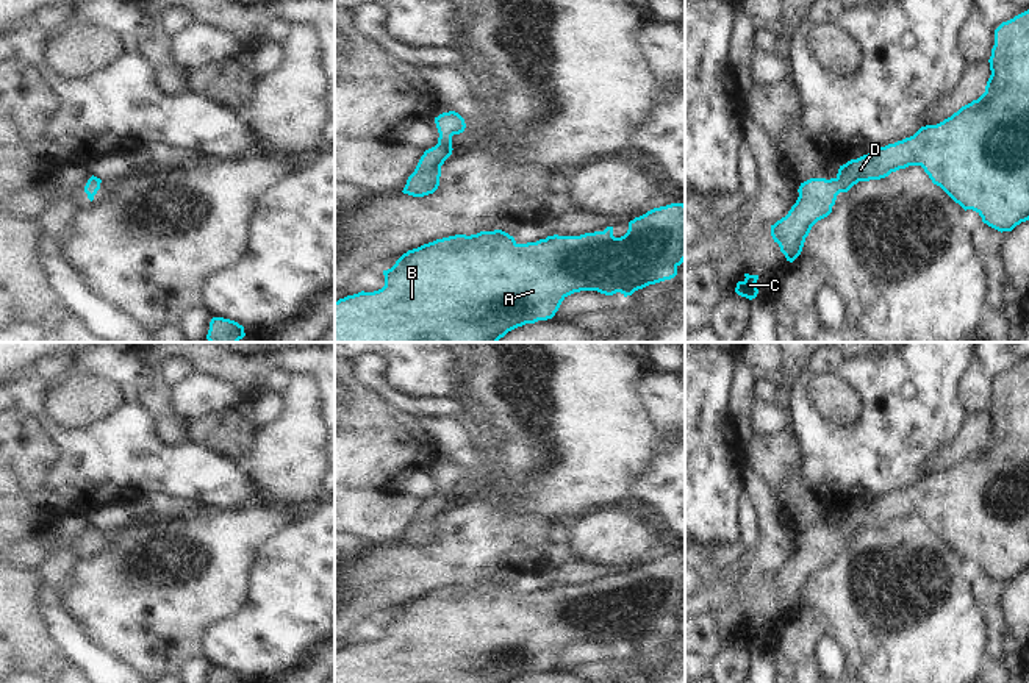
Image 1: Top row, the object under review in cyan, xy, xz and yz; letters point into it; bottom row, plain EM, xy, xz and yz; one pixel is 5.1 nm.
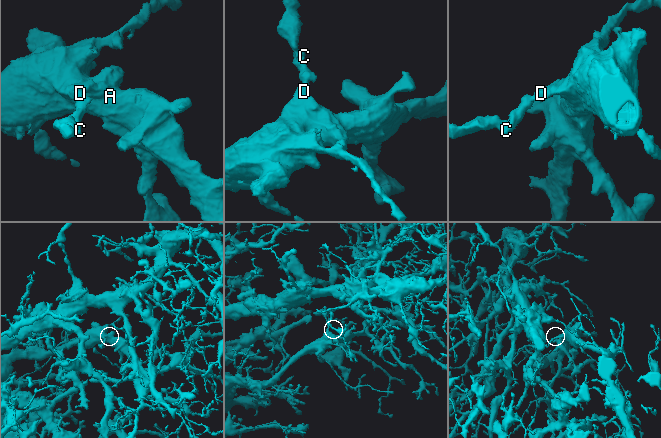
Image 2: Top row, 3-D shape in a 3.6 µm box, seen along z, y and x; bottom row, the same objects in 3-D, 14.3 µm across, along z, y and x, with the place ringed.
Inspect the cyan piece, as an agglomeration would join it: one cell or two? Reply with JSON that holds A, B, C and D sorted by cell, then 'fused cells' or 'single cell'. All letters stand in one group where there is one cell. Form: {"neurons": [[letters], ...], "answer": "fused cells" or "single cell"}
{"neurons": [["A", "B", "C", "D"]], "answer": "single cell"}

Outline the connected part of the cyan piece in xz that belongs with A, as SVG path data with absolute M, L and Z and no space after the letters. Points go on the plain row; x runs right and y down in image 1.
M683 553L654 558L635 567L621 588L613 586L613 577L580 586L554 585L527 594L518 594L502 580L455 585L403 603L391 619L383 620L382 639L361 641L335 652L335 683L508 683L525 674L552 669L561 652L574 642L621 642L627 647L649 635L674 628L683 611Z

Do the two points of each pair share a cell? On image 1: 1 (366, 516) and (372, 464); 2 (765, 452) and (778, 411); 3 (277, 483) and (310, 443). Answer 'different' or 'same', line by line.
1: different
2: different
3: same

